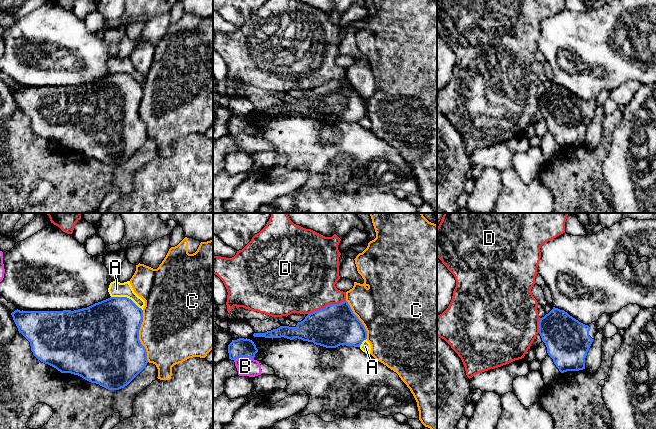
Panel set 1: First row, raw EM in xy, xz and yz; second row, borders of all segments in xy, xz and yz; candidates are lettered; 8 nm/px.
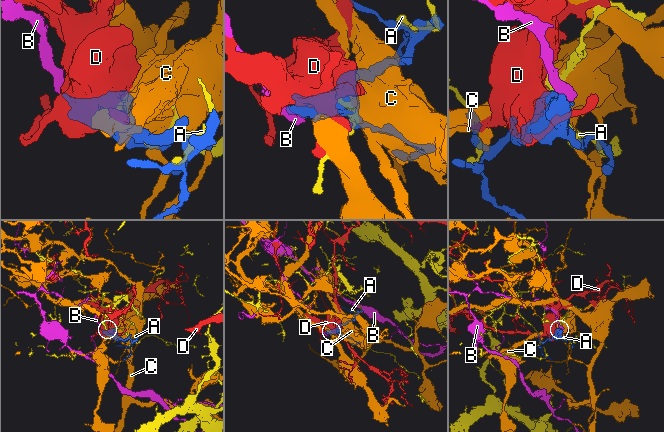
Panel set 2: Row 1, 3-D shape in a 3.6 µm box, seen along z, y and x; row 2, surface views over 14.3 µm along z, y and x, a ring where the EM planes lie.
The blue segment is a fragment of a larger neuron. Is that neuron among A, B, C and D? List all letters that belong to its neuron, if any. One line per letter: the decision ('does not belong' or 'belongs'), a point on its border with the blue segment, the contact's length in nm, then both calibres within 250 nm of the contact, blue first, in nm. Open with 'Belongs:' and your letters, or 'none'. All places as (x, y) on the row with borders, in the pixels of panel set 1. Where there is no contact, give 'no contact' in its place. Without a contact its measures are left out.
Belongs: B
A: does not belong; meets blue in xy at (126, 297); contact 280 nm long; 420 nm thick on the blue side, 130 nm on the other
B: belongs; meets blue in xz at (243, 356); contact 160 nm long; 150 nm thick on the blue side, 150 nm on the other
C: does not belong; meets blue in xy at (138, 336); contact 420 nm long; 500 nm thick on the blue side, 460 nm on the other
D: does not belong; meets blue in xz at (327, 305); contact 320 nm long; 340 nm thick on the blue side, 480 nm on the other

